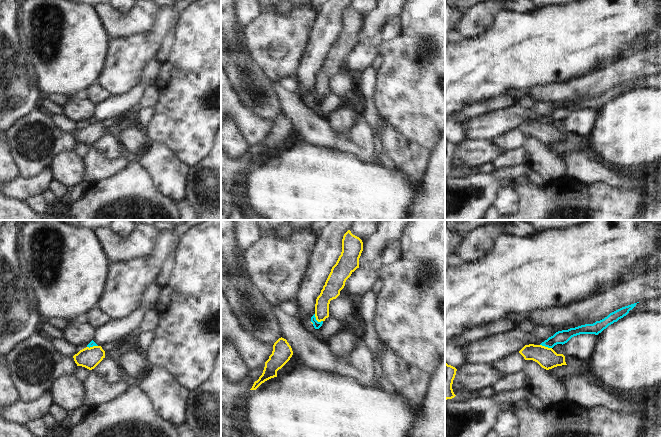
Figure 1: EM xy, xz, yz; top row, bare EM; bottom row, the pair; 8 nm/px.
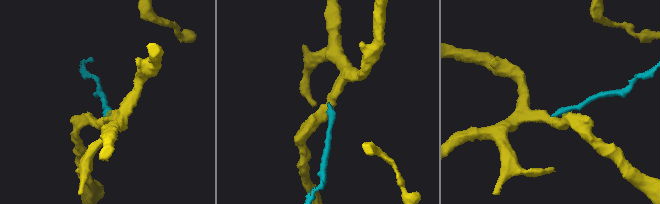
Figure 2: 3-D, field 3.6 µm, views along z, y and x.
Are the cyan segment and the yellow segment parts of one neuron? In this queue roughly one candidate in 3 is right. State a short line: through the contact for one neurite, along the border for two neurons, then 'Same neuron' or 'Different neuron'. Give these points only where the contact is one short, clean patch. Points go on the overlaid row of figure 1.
Line: xz (314, 314), (318, 321), (322, 321). Different neuron.

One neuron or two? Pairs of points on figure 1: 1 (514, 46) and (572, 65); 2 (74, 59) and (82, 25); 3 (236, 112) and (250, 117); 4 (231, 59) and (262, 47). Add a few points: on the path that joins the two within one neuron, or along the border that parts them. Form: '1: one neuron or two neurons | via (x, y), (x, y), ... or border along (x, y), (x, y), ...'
1: one neuron | via (528, 48), (555, 48), (558, 51)
2: one neuron | via (74, 51), (74, 33)
3: one neuron | via (239, 114), (247, 117)
4: two neurons | border along (249, 51), (249, 54), (262, 72)

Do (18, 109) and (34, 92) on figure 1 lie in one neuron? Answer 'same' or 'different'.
same

